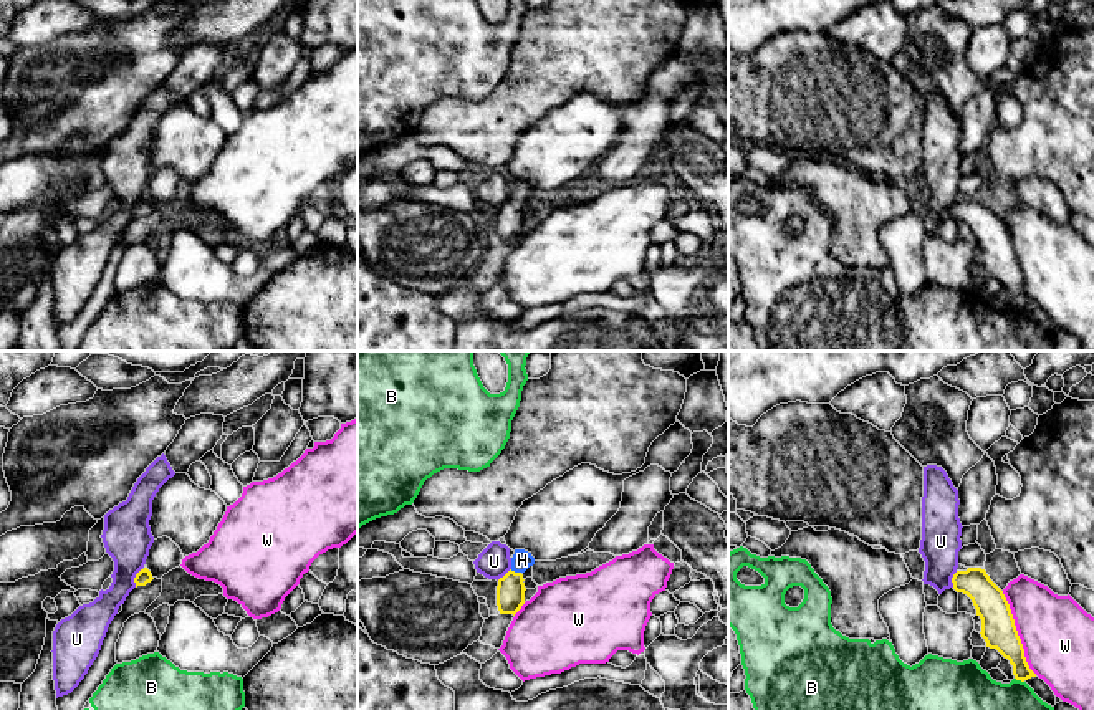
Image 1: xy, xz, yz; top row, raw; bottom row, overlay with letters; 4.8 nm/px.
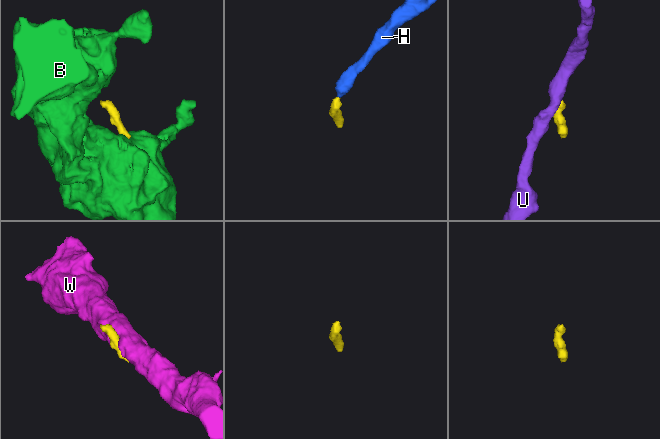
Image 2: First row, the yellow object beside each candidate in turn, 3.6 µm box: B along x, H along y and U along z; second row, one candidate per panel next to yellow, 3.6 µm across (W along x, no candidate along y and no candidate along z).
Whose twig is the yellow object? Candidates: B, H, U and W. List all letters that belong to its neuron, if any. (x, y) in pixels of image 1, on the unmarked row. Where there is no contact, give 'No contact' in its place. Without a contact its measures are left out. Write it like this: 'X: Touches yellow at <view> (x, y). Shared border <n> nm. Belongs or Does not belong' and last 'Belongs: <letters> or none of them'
B: Touches yellow at yz (1020, 308). Shared border 50 nm. Does not belong
H: Touches yellow at xz (513, 201). Shared border 60 nm. Belongs
U: Touches yellow at xy (134, 207). Shared border 100 nm. Does not belong
W: Touches yellow at yz (1017, 262). Shared border 440 nm. Does not belong
Belongs: H

